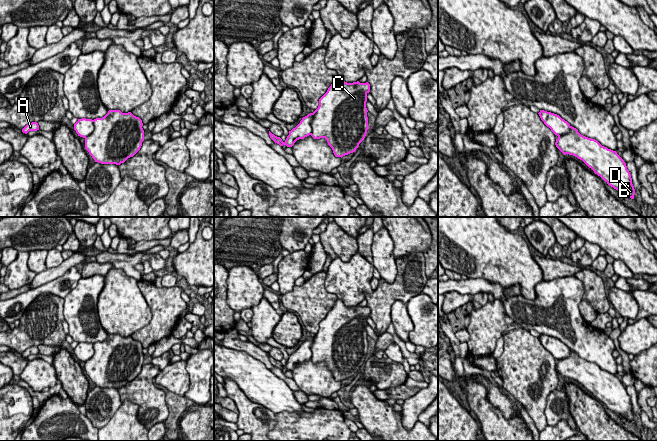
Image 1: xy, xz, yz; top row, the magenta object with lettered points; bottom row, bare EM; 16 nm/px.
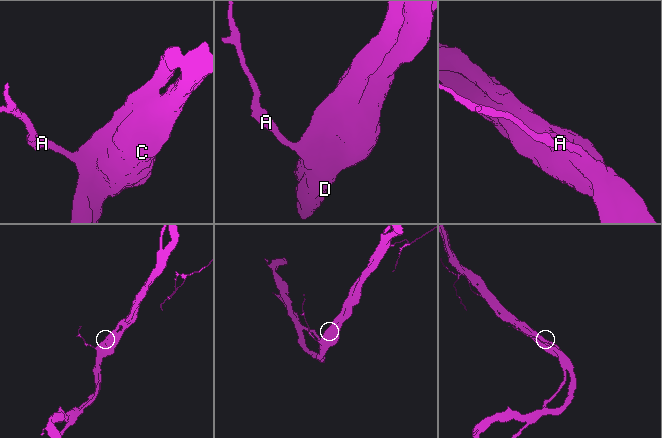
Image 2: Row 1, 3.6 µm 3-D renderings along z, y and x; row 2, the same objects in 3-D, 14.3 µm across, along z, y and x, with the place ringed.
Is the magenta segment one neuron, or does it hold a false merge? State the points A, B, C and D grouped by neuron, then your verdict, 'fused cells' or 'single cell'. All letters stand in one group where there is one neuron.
A B C D; single cell

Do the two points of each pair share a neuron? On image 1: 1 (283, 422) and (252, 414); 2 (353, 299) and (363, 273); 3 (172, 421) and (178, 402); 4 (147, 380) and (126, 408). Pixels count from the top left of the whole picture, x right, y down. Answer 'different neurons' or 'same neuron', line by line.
1: different neurons
2: same neuron
3: same neuron
4: different neurons

